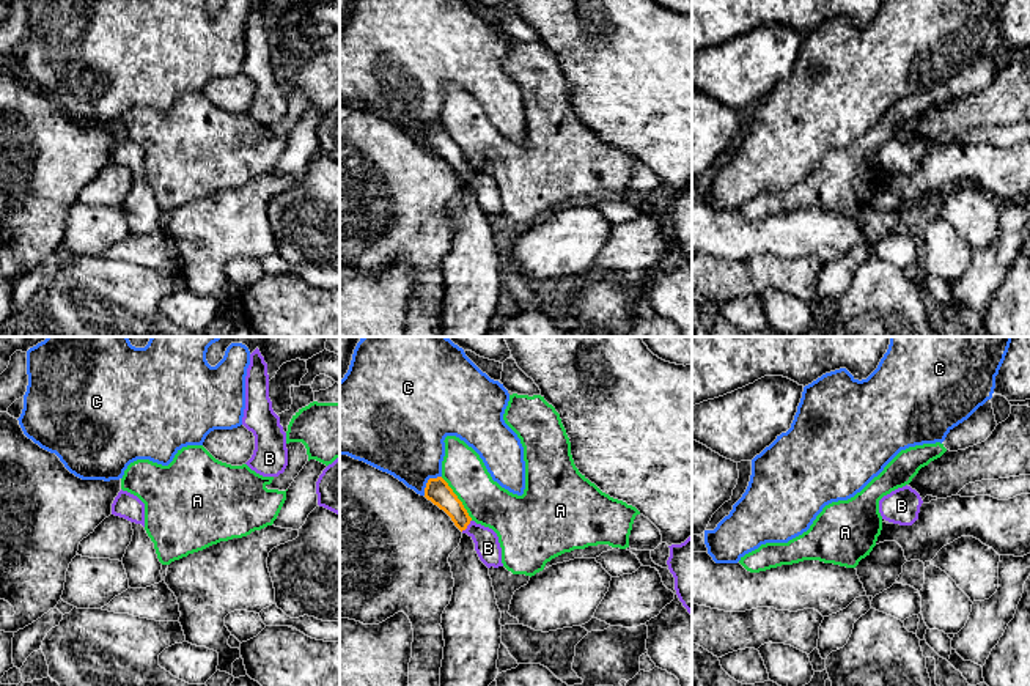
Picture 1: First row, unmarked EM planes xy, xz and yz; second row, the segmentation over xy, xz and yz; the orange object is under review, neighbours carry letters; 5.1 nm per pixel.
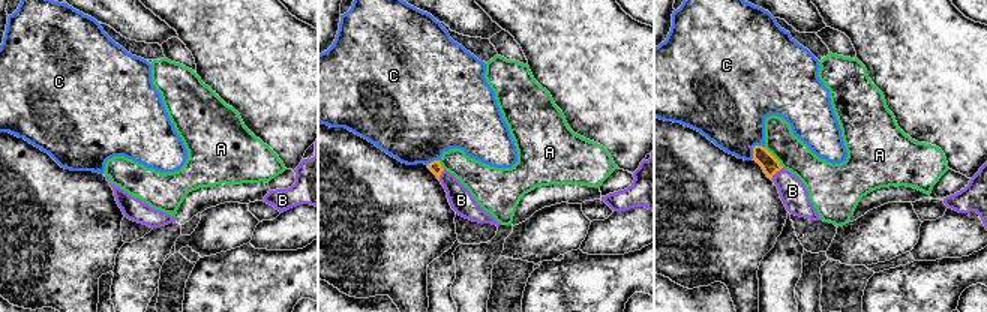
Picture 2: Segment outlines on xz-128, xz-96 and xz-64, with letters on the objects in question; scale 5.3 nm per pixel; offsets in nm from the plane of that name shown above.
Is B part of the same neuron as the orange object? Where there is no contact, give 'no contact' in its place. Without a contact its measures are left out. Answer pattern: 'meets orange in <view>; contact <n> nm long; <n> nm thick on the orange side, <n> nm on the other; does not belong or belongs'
meets orange in xz; contact 80 nm long; 120 nm thick on the orange side, 130 nm on the other; belongs

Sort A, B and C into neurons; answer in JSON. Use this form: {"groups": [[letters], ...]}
{"groups": [["A"], ["B"], ["C"]]}

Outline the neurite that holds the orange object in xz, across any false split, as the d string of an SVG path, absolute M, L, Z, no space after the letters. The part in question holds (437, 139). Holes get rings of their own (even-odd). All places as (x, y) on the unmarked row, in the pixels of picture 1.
M442 124L428 127L425 135L425 145L431 148L434 153L437 153L440 157L443 157L451 165L454 173L473 187L475 198L480 208L487 216L503 214L502 195L497 181L489 175L476 172L469 164L462 149L458 146L458 143L453 140L453 137Z

